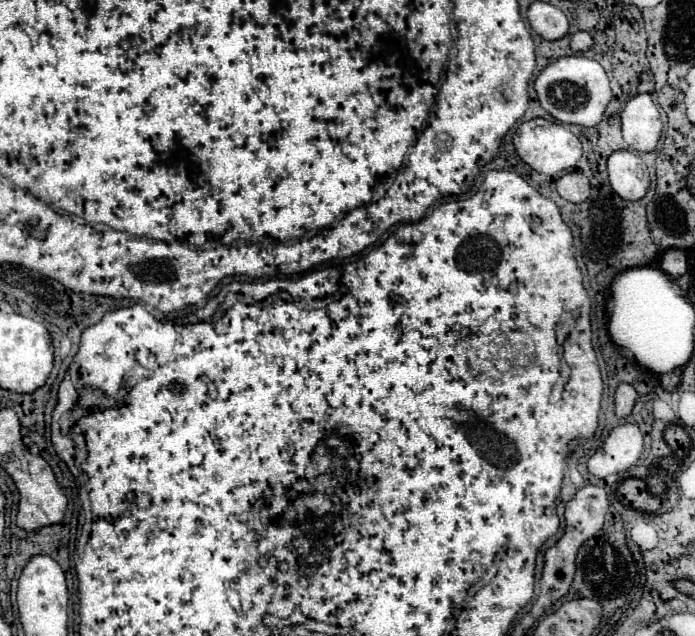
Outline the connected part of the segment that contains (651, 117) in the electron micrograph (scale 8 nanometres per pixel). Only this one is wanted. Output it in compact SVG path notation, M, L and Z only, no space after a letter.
M650 94L634 96L622 112L622 136L632 150L652 152L658 146L662 120Z

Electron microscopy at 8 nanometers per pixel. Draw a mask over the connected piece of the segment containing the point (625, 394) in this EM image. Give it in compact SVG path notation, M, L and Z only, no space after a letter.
M620 384L618 390L616 390L616 396L614 396L614 402L616 402L616 416L618 416L618 418L630 416L636 398L638 398L638 394L636 394L636 390L634 390L630 384Z

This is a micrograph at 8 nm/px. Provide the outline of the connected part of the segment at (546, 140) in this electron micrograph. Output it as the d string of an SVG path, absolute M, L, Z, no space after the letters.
M534 118L534 120L522 122L518 126L518 130L514 132L512 142L516 146L518 156L532 170L542 172L542 174L550 174L550 176L566 172L568 168L574 168L576 162L582 156L582 146L580 146L578 136L572 134L570 130L566 130L560 122L552 122L552 120L546 120L546 118Z

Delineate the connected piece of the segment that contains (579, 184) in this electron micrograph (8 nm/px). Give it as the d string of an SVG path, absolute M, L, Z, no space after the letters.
M566 172L558 178L556 190L564 200L570 202L584 202L590 196L590 182L580 172Z

